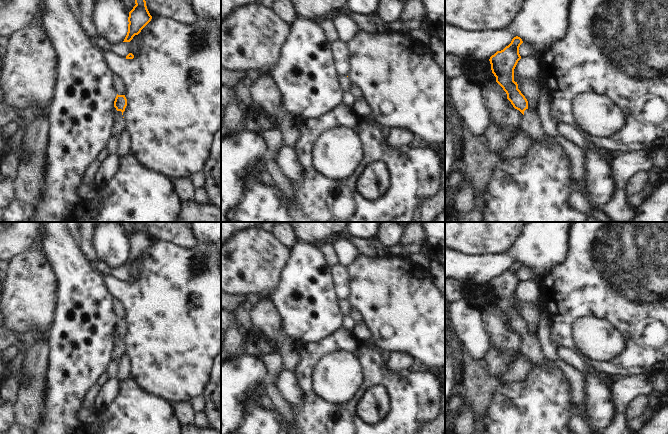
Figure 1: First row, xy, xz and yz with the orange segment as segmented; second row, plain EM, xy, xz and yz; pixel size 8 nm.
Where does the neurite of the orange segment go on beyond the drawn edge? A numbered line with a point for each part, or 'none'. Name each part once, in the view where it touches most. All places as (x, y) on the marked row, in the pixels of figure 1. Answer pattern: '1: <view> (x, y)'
1: yz (530, 124)

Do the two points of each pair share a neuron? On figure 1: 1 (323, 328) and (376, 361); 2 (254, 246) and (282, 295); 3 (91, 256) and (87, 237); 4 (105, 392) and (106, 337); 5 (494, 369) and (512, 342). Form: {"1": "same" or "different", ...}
{"1": "different", "2": "different", "3": "same", "4": "different", "5": "different"}

